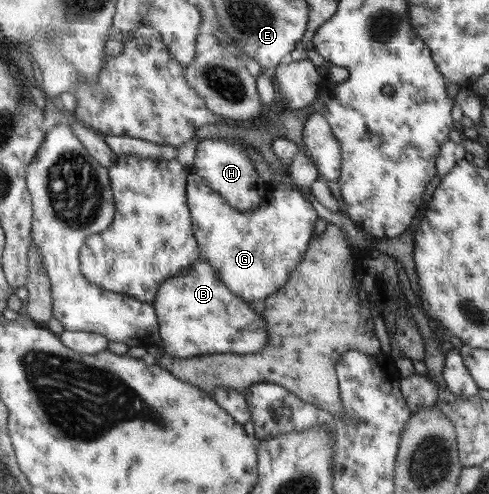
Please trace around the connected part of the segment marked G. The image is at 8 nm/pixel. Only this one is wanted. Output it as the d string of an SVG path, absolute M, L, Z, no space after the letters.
M188 172L187 198L188 206L191 208L192 227L195 229L196 240L202 253L201 259L211 265L217 277L237 297L249 304L271 297L285 285L289 280L288 275L303 259L312 239L315 222L319 218L311 202L289 183L276 183L271 191L265 193L263 202L257 209L242 212L234 208L209 183L203 183L200 175Z

